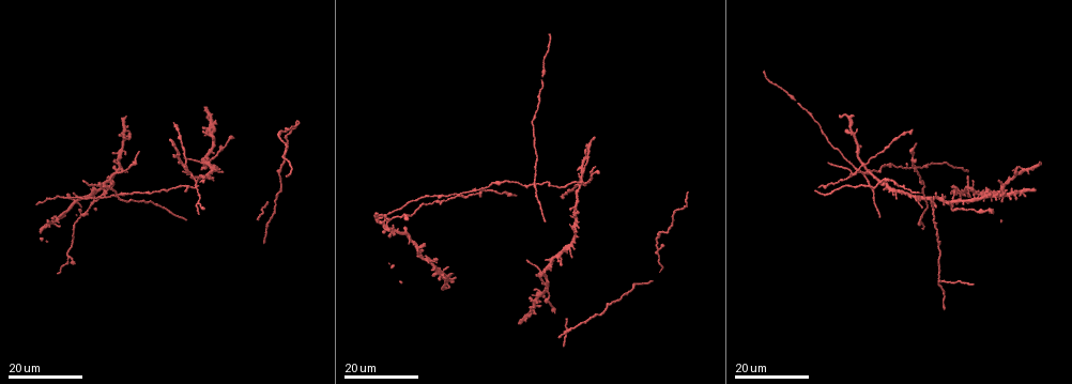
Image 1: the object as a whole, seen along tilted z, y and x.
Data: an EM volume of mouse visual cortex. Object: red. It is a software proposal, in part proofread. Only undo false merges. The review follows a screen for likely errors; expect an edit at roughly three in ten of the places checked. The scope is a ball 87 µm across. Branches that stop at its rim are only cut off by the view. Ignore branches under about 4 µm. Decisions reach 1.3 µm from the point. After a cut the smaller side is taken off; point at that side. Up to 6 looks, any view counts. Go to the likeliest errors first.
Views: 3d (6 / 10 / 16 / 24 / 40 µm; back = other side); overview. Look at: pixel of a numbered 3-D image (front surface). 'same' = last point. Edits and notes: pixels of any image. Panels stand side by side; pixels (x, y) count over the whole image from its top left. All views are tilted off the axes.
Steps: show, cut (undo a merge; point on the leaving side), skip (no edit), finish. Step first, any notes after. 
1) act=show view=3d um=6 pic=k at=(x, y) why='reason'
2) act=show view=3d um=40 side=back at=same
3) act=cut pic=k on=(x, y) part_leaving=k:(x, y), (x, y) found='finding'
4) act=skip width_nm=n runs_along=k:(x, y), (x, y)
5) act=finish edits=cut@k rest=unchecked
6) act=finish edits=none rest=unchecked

act=show view=3d um=24 pic=1 at=(866, 166) why='looks like a crossing'

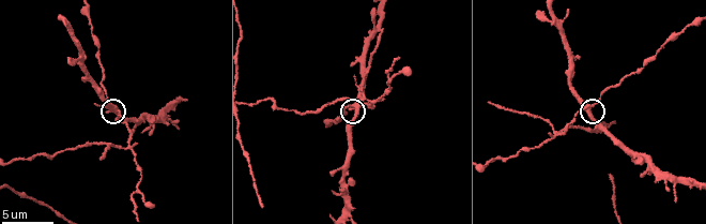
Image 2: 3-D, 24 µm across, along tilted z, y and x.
act=show view=3d um=6 pic=2 at=(588, 114)

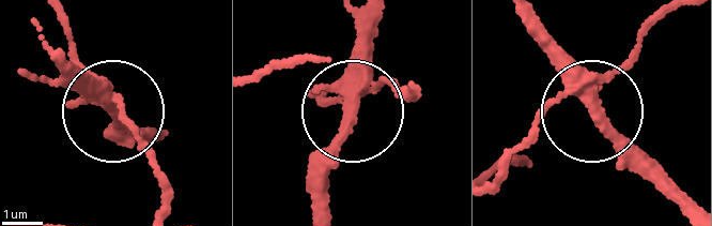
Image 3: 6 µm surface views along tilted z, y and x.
act=show view=3d um=6 side=back pic=3 at=(595, 107)

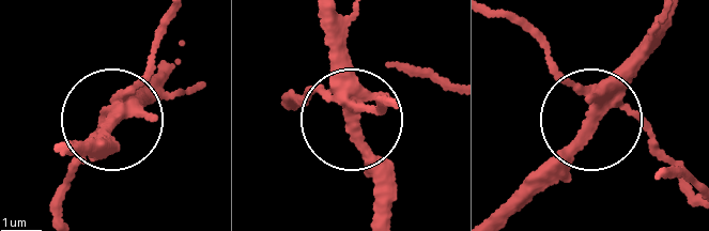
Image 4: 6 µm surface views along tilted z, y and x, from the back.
act=cut pic=4 on=(149, 71) arms=4 part_leaving=4:(110, 103), (73, 167), (64, 220) found='two cells meet here'

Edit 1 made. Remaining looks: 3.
act=show view=overview

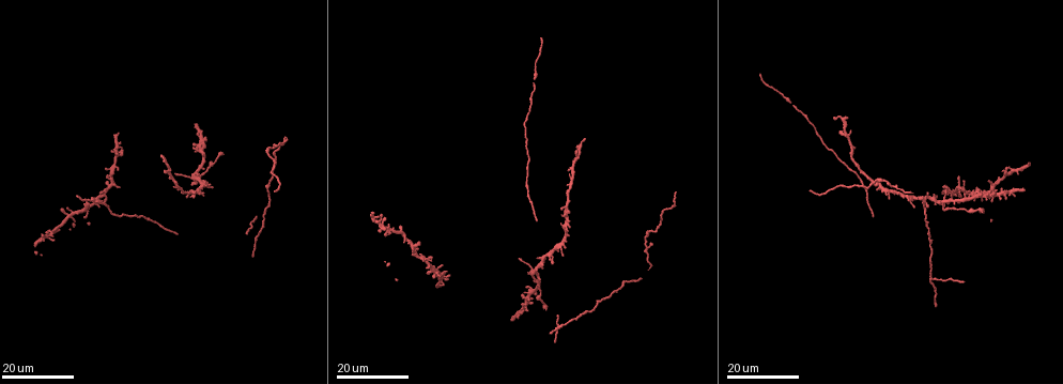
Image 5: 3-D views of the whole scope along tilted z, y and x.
act=show view=3d um=16 pic=5 at=(535, 268) why='looks like a crossing'

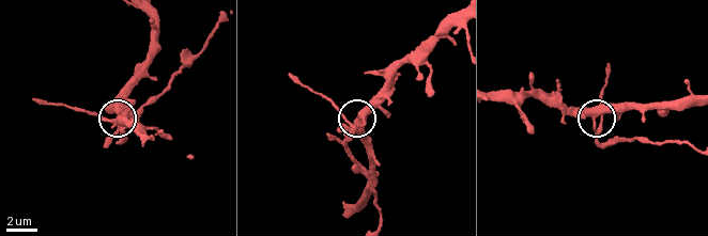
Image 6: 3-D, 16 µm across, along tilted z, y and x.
act=show view=3d um=6 pic=6 at=(364, 120) why='closer look'

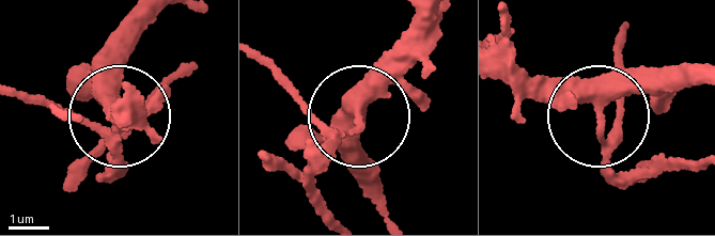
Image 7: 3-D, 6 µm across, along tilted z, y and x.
act=cut pic=7 on=(666, 160) width_nm=280 part_leaving=7:(335, 137), (309, 194), (322, 218) found='two cells meet here'

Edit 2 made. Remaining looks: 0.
act=finish edits=cut@4,cut@7 rest=unchecked

